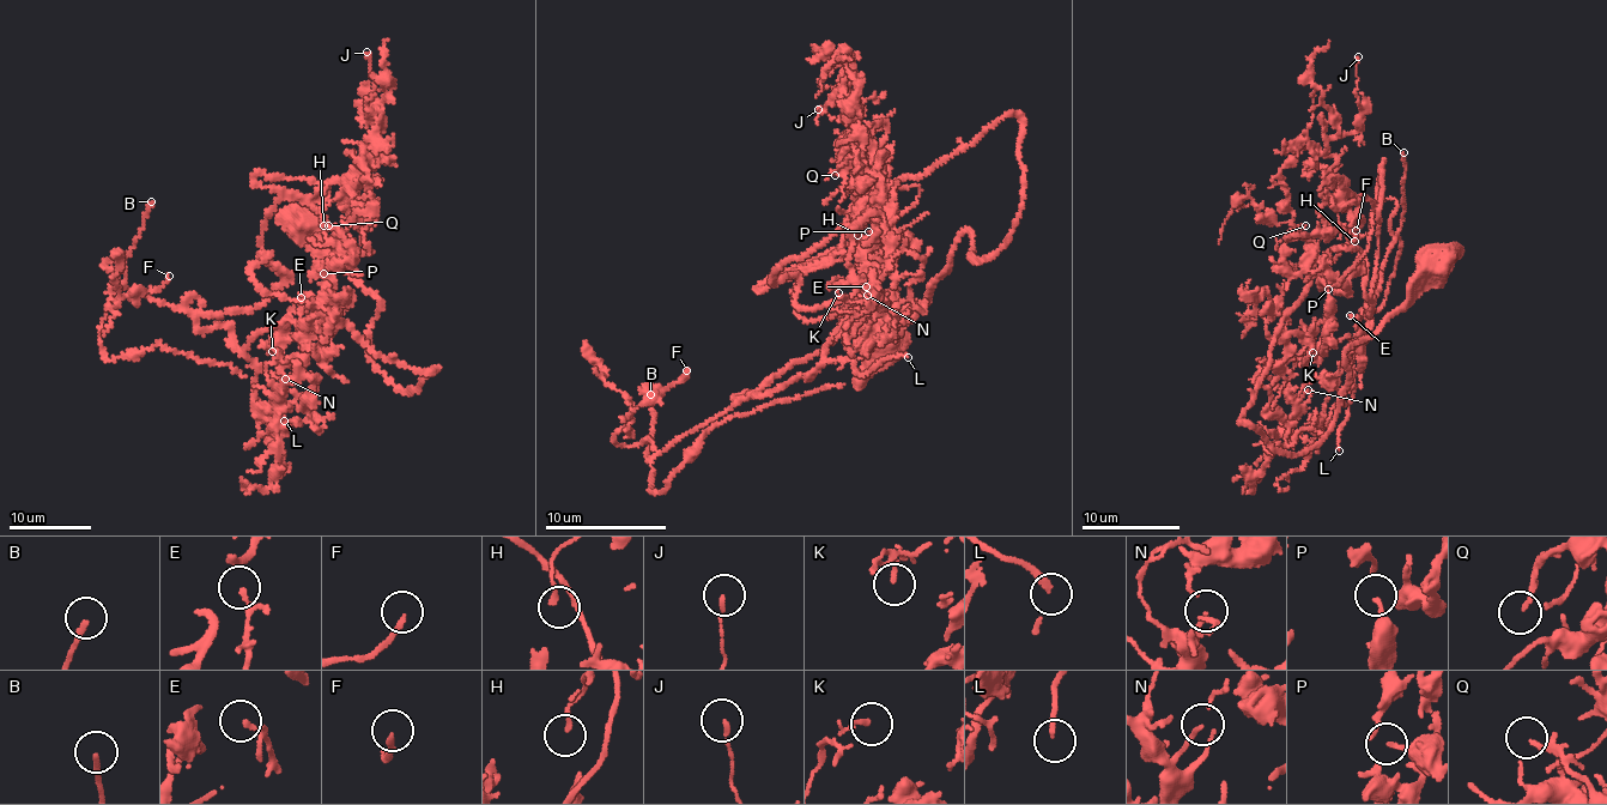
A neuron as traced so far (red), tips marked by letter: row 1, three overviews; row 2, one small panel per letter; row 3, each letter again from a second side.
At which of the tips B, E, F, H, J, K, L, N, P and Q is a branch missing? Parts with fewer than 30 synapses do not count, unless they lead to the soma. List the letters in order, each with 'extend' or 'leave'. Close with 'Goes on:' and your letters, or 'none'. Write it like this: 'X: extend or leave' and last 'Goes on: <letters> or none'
B: extend
E: leave
F: leave
H: leave
J: leave
K: leave
L: extend
N: leave
P: leave
Q: leave
Goes on: B, L

